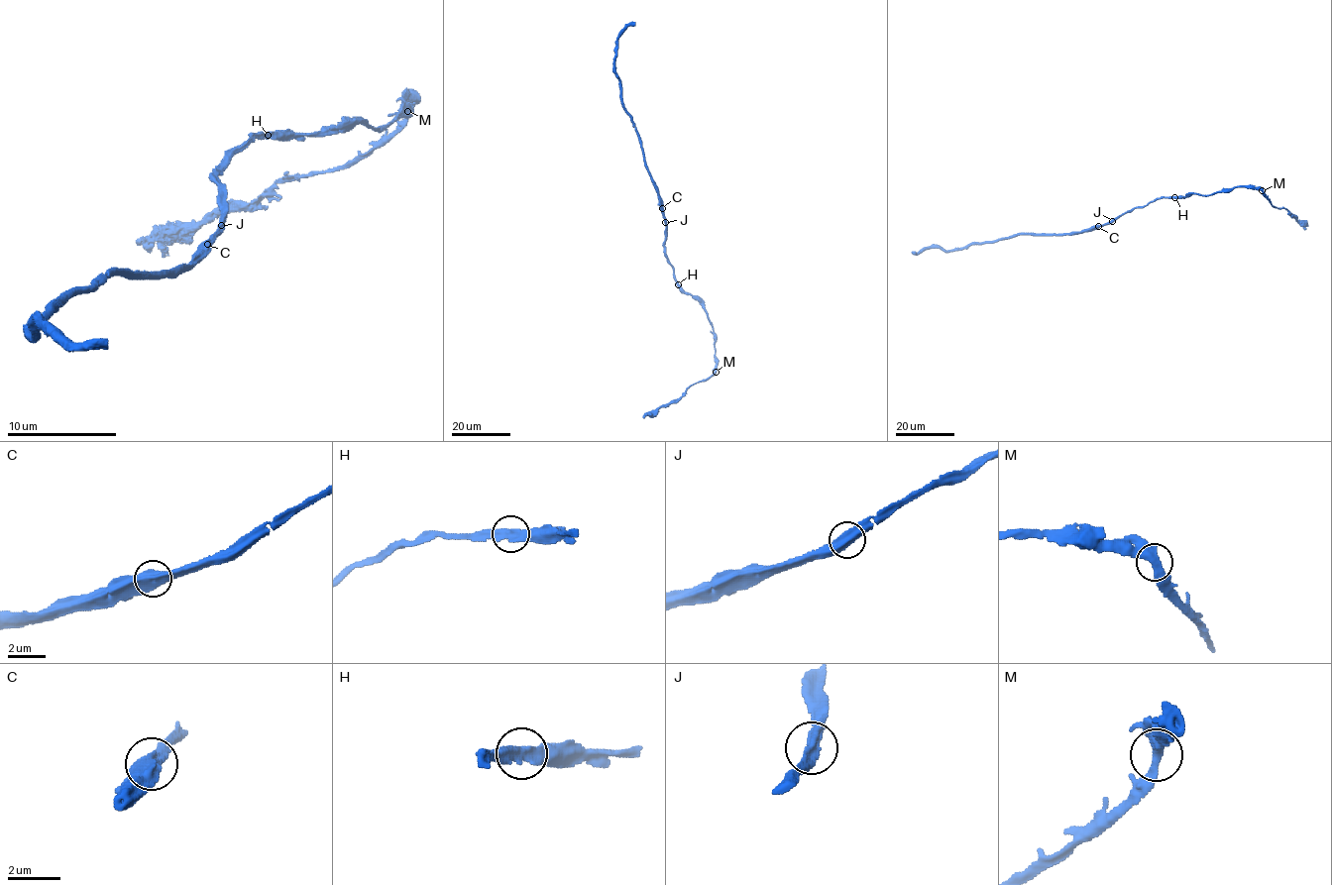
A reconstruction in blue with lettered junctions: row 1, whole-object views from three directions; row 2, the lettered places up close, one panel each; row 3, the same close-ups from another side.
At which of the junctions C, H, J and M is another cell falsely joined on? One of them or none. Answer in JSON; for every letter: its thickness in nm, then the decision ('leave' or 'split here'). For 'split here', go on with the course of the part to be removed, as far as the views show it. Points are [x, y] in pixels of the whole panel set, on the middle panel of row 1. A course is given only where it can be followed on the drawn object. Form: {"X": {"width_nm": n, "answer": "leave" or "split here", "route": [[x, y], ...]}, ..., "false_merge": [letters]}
{"C": {"width_nm": 650, "answer": "leave"}, "H": {"width_nm": 480, "answer": "leave"}, "J": {"width_nm": 460, "answer": "leave"}, "M": {"width_nm": 440, "answer": "leave"}, "false_merge": []}

